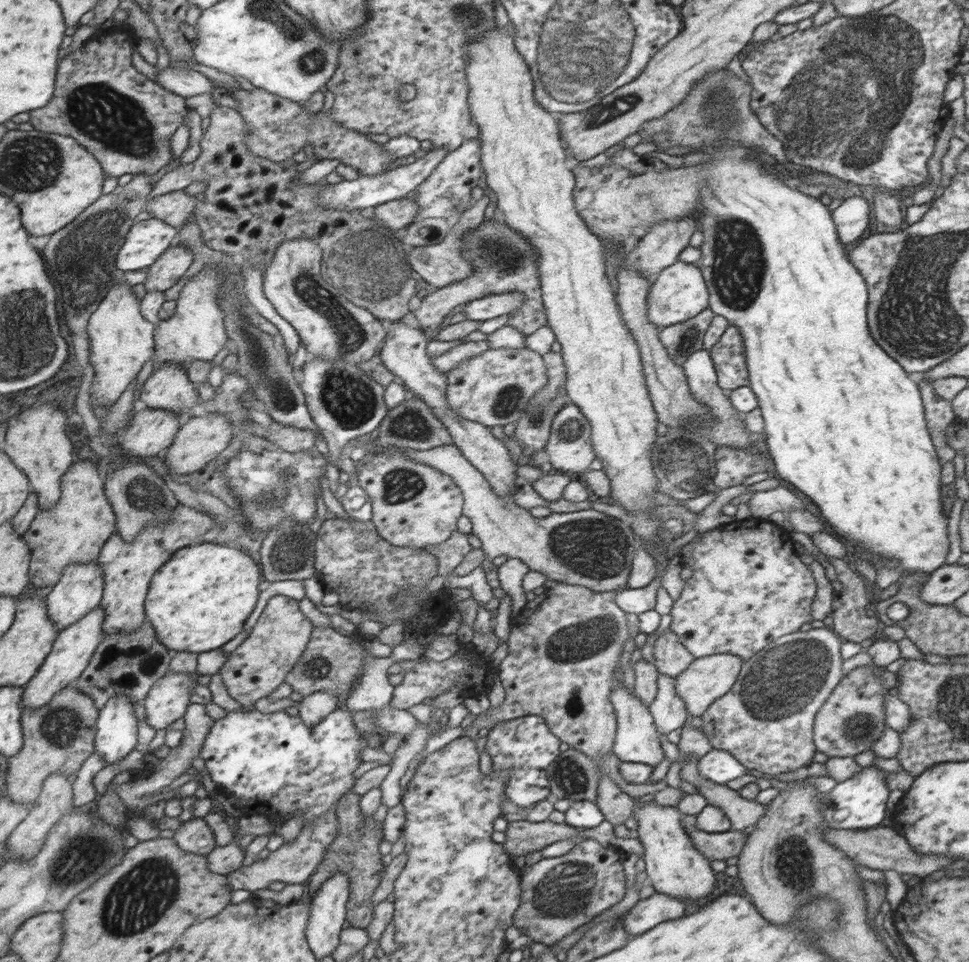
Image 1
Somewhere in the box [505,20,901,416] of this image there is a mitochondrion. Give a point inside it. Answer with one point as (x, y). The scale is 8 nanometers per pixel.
(806, 116)

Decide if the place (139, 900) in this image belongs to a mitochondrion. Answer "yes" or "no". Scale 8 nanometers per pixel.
yes

